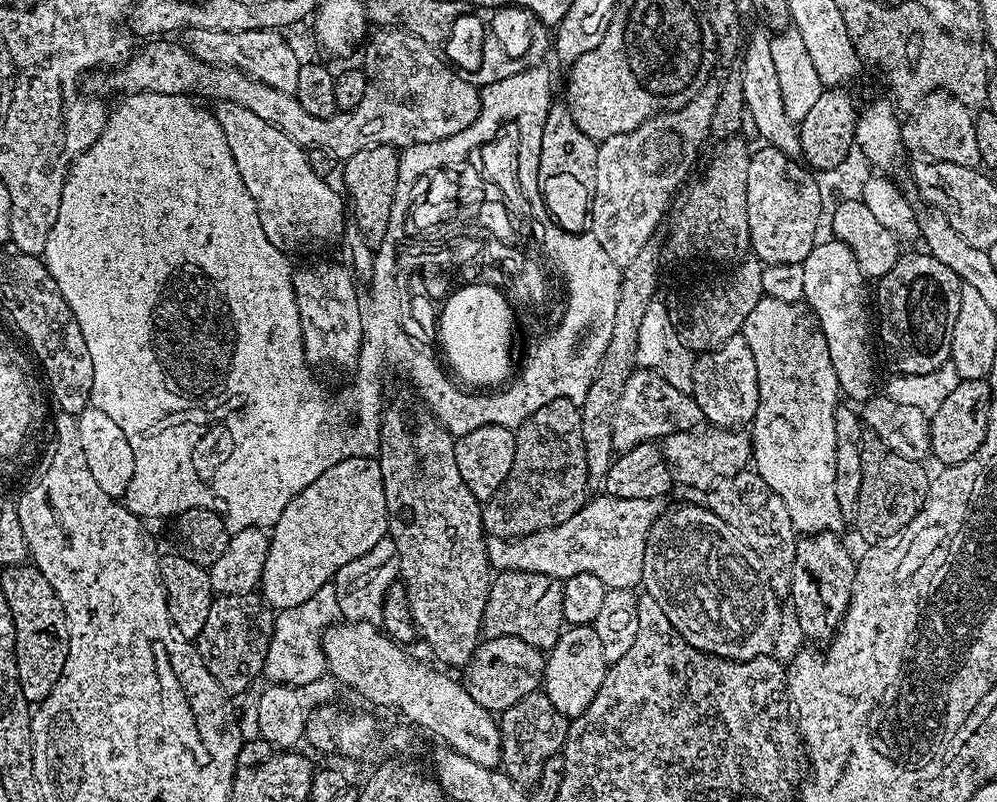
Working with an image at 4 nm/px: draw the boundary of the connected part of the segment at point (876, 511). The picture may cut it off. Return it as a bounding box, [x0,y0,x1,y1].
[854,431,930,542]

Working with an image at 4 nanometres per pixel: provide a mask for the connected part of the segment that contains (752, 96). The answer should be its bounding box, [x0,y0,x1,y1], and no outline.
[740,37,801,159]

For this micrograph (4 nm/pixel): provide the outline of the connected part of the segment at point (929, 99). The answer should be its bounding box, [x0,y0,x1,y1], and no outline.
[900,90,981,169]

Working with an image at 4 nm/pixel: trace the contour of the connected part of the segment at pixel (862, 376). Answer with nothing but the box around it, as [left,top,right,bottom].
[804,238,878,402]

